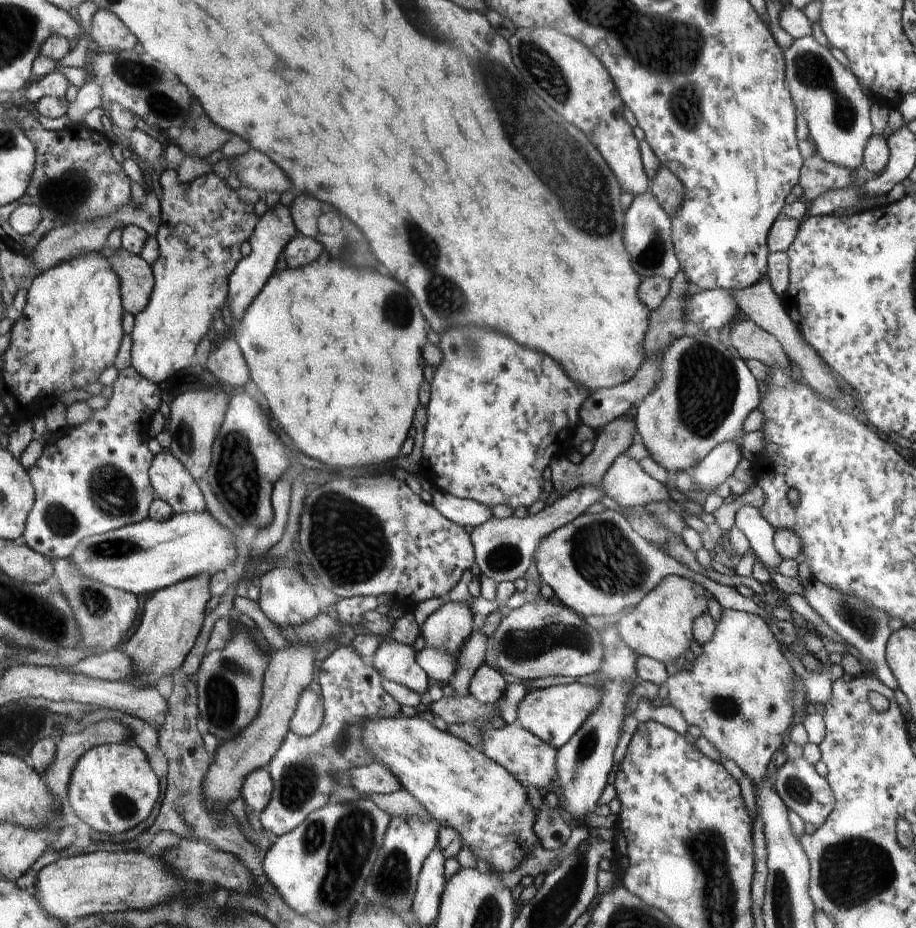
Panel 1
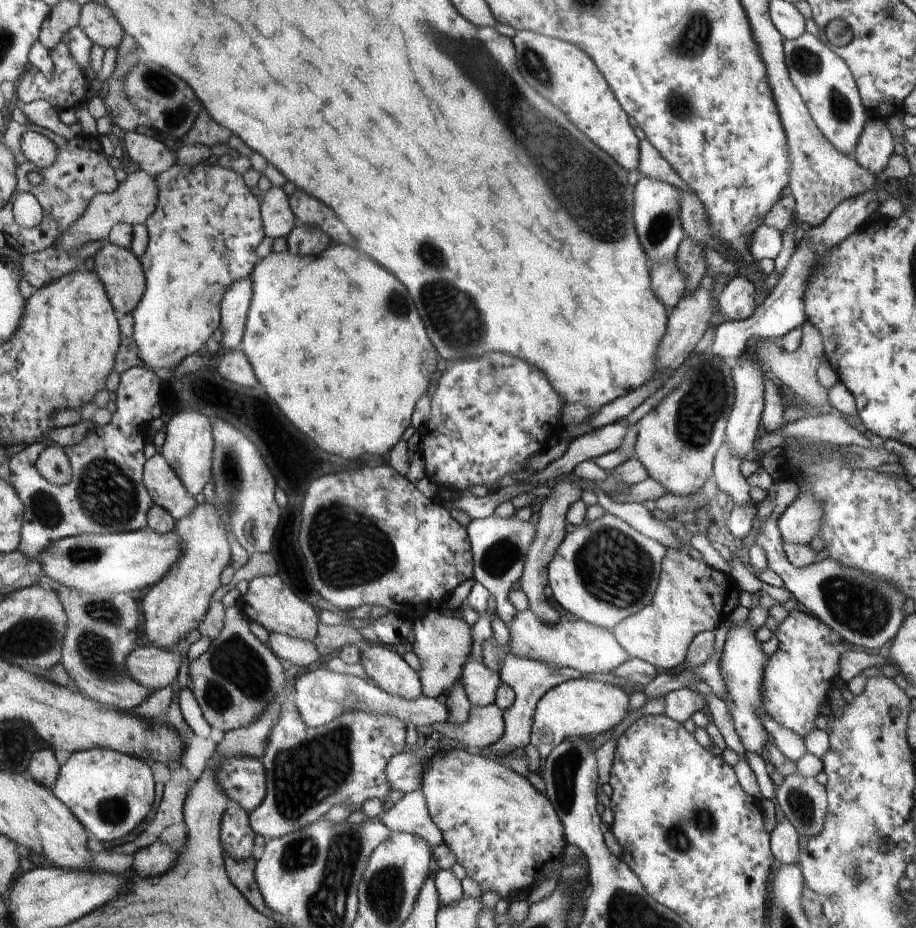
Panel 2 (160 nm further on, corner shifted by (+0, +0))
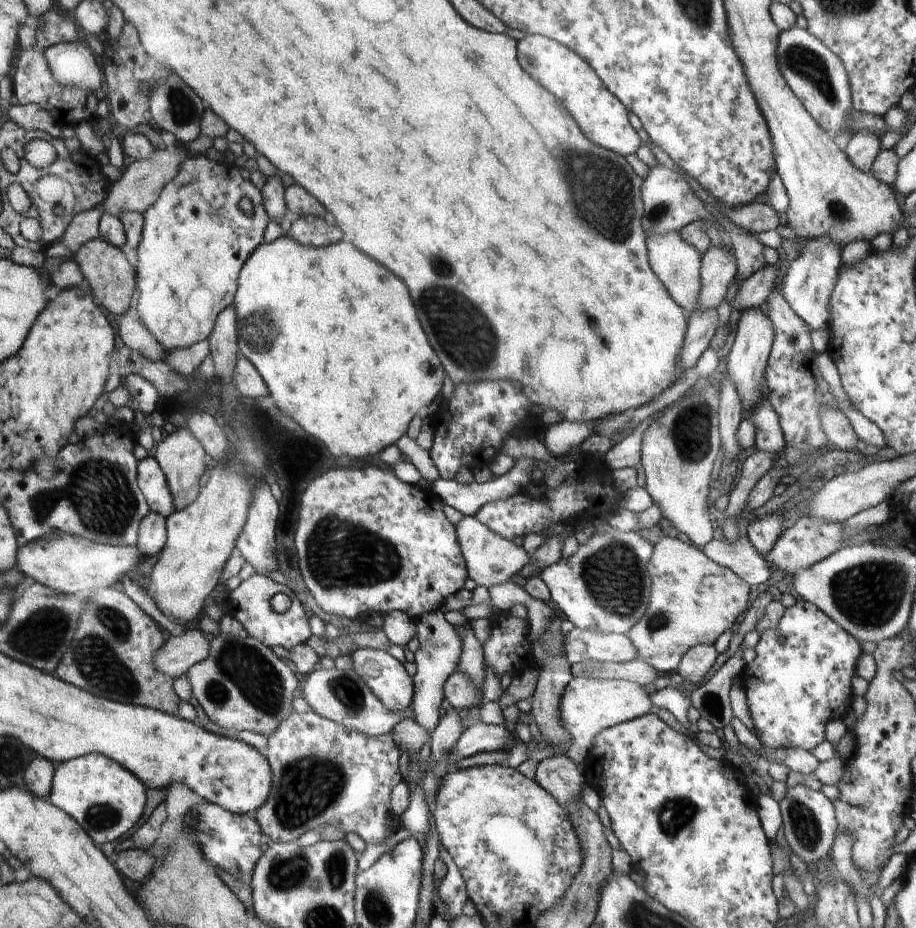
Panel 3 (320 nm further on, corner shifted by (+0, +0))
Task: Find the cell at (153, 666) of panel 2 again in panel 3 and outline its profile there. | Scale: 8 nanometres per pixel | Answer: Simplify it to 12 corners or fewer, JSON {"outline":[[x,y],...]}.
{"outline":[[200,629],[171,635],[155,654],[160,673],[178,678],[209,655]]}

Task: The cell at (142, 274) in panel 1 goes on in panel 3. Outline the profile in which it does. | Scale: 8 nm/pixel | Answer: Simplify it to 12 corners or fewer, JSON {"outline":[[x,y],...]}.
{"outline":[[100,237],[73,256],[99,304],[131,312],[138,272]]}

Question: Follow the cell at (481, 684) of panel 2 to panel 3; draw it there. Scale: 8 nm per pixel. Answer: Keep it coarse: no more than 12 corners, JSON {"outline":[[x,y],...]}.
{"outline":[[461,673],[444,686],[446,706],[456,711],[485,700]]}

